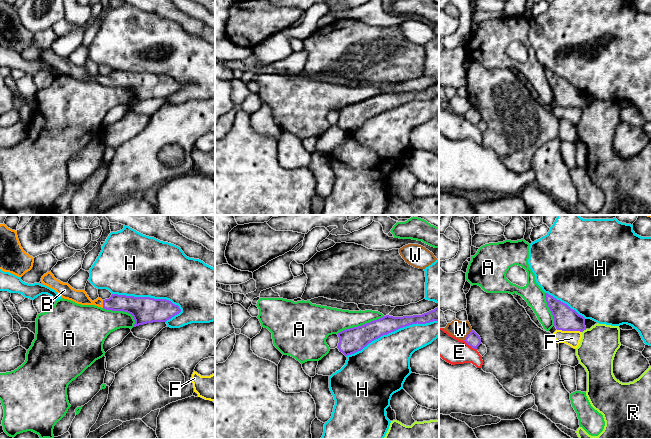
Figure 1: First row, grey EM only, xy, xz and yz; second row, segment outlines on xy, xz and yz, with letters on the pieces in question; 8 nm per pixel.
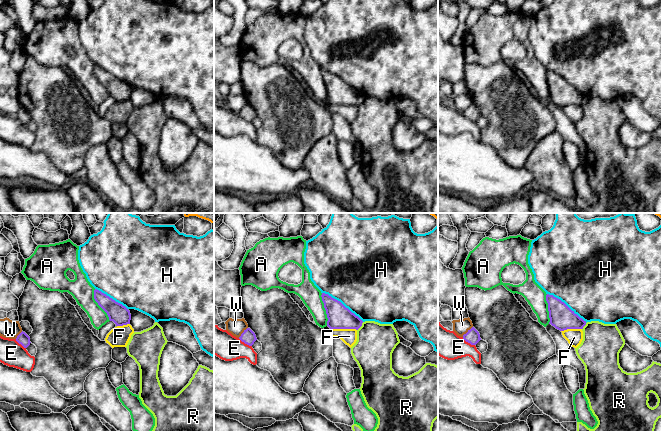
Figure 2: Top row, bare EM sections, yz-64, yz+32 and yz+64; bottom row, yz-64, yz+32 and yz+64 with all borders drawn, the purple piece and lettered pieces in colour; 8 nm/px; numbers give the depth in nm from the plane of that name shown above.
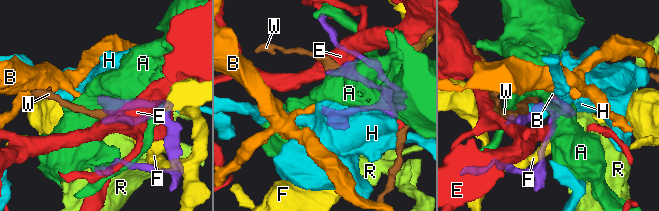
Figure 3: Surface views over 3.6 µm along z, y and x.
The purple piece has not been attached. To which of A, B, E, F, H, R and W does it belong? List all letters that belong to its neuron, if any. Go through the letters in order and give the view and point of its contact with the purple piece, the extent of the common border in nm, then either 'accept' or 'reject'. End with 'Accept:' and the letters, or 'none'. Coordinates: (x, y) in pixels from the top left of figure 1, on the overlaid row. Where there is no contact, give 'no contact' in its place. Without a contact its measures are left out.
A: meets purple in xz at (361, 325); contact 420 nm long; reject
B: meets purple in xy at (103, 304); contact 60 nm long; accept
E: meets purple in yz at (470, 345); contact 130 nm long; reject
F: meets purple in yz at (569, 330); contact 200 nm long; reject
H: meets purple in xz at (392, 331); contact 800 nm long; reject
R: meets purple in yz at (584, 329); contact 50 nm long; reject
W: meets purple in yz at (467, 335); contact 120 nm long; reject
Accept: B

